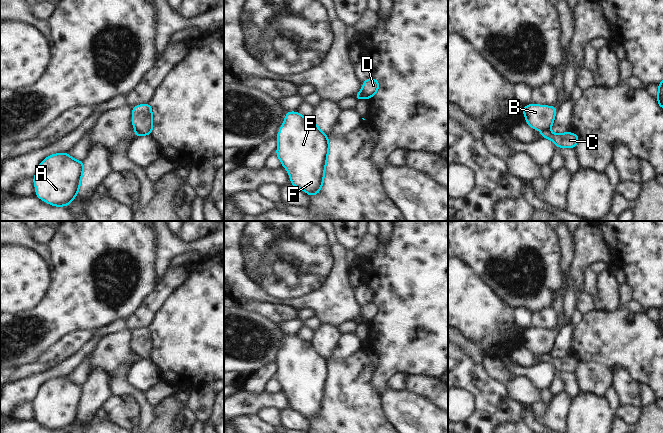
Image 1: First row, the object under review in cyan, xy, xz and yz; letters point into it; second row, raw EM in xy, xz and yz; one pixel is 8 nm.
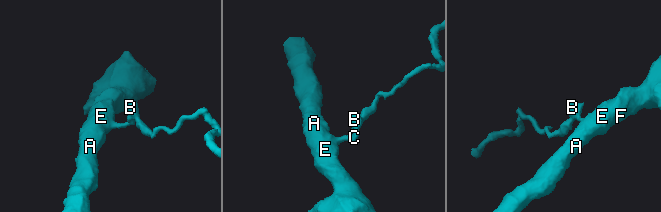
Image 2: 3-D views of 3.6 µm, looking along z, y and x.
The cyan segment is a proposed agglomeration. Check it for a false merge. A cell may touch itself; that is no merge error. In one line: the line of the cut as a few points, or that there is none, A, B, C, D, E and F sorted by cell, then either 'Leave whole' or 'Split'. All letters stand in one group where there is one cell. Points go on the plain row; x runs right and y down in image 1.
Split along yz (549, 353), (544, 353), (541, 356). Groups: A C E F / B D. Split

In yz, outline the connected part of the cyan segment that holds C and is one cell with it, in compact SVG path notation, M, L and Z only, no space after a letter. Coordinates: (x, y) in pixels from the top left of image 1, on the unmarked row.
M543 354L541 356L542 362L550 363L554 366L554 368L559 372L574 372L577 369L579 364L579 360L574 358L565 356L563 358L553 358L550 354Z

